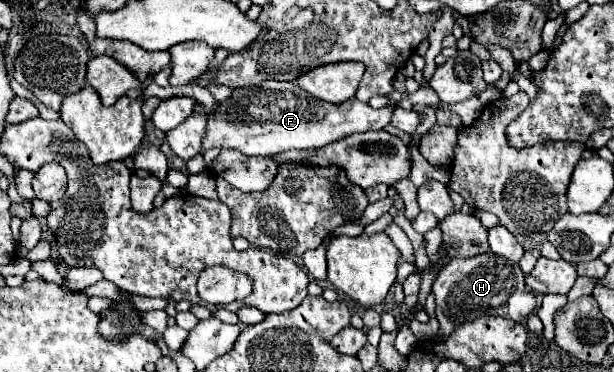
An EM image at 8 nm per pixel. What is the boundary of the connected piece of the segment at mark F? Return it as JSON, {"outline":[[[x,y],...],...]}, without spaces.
{"outline":[[[274,82],[268,86],[234,88],[226,102],[218,102],[208,114],[202,148],[232,148],[248,156],[274,156],[292,148],[322,148],[354,132],[384,130],[390,124],[392,108],[372,108],[370,104],[346,100],[342,104],[322,102],[300,90],[294,82]]]}

